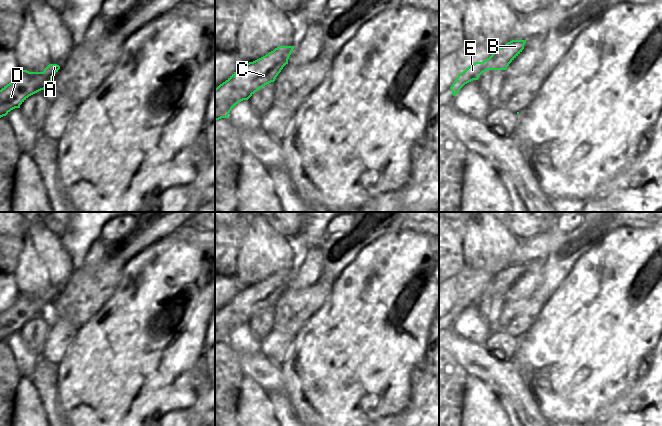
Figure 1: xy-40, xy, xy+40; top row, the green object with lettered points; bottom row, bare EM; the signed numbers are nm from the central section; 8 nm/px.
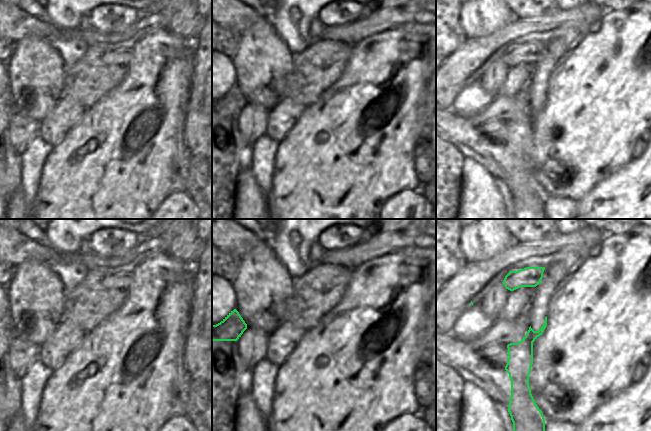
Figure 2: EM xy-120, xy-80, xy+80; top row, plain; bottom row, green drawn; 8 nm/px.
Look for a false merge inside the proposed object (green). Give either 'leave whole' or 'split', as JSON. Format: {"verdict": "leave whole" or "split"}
{"verdict": "split"}

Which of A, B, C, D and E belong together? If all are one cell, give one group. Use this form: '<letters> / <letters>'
A C D E / B

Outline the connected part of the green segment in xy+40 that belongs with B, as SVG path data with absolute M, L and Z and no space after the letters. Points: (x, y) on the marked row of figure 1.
M512 40L501 46L498 51L504 55L508 65L522 52L526 40Z

